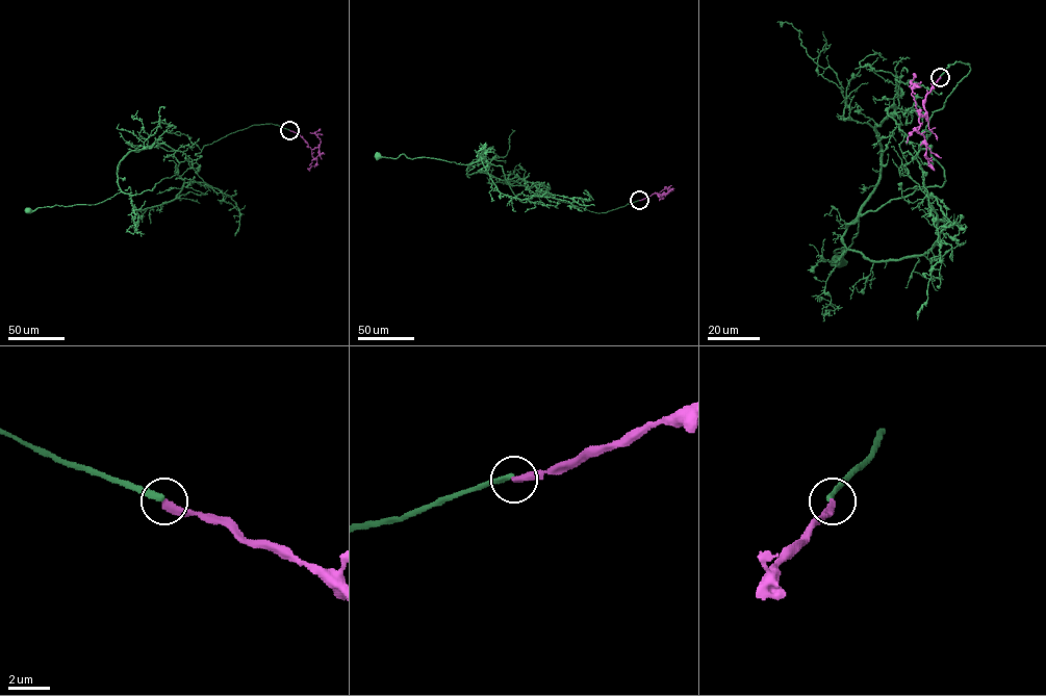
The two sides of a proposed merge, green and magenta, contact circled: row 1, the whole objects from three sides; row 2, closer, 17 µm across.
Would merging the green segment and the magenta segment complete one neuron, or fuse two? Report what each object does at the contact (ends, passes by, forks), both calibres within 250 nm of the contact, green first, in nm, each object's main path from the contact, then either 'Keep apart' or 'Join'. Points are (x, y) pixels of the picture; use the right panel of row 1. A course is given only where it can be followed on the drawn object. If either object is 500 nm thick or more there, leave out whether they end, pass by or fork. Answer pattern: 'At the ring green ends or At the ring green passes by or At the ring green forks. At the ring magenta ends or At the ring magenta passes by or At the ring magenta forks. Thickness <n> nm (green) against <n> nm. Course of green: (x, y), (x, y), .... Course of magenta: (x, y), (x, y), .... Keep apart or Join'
At the ring green ends. At the ring magenta ends. Thickness 260 nm (green) against 360 nm. Course of green: (940, 77), (969, 63), (919, 145), (944, 183), (861, 214), (837, 261). Course of magenta: (940, 77), (926, 95), (926, 121), (925, 117), (919, 120), (918, 131), (925, 139), (925, 157), (935, 170). Keep apart

